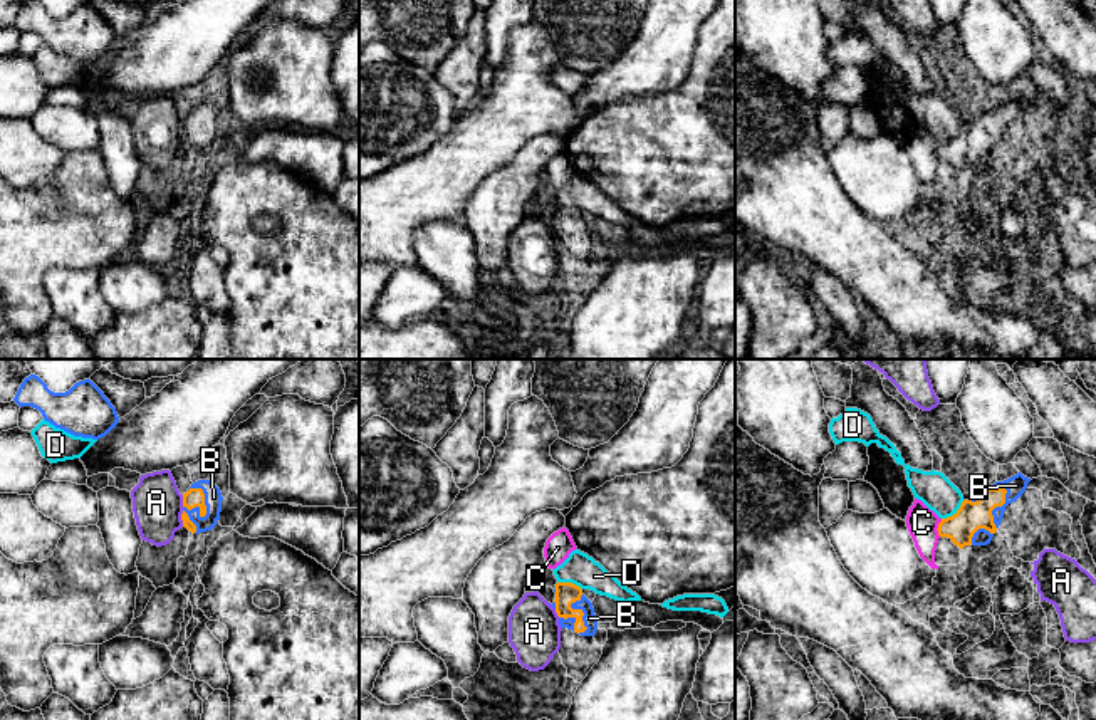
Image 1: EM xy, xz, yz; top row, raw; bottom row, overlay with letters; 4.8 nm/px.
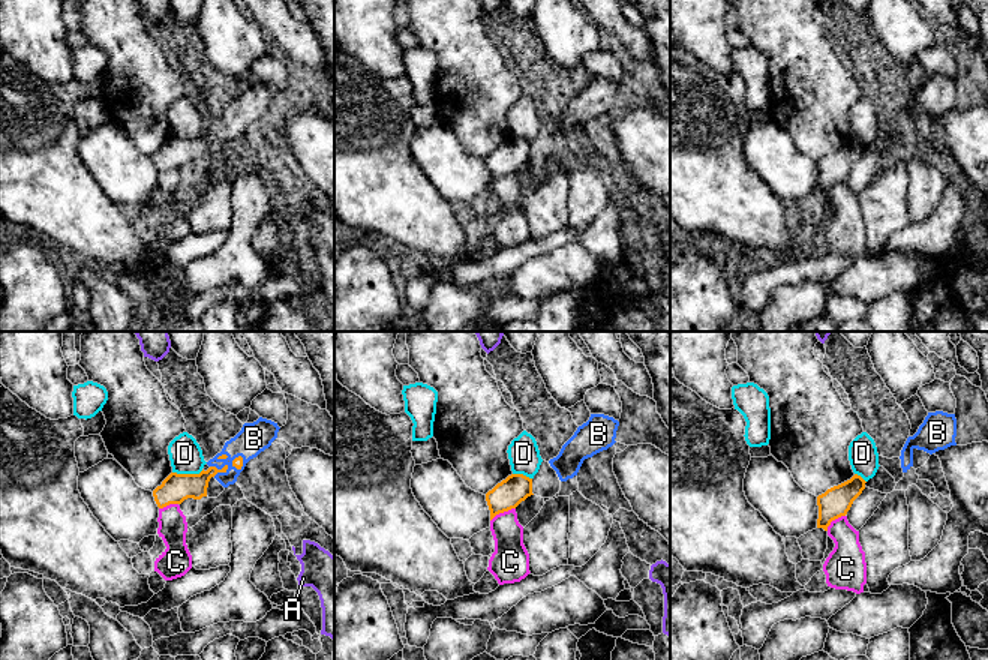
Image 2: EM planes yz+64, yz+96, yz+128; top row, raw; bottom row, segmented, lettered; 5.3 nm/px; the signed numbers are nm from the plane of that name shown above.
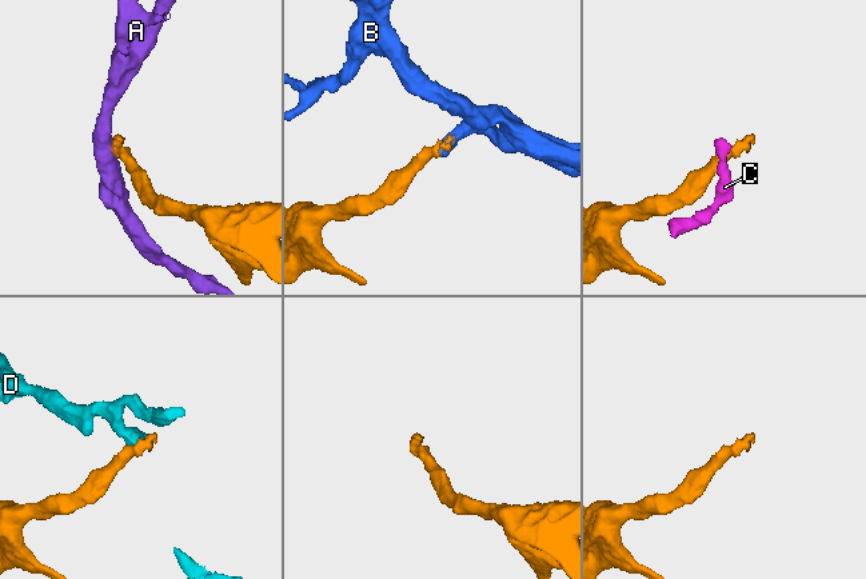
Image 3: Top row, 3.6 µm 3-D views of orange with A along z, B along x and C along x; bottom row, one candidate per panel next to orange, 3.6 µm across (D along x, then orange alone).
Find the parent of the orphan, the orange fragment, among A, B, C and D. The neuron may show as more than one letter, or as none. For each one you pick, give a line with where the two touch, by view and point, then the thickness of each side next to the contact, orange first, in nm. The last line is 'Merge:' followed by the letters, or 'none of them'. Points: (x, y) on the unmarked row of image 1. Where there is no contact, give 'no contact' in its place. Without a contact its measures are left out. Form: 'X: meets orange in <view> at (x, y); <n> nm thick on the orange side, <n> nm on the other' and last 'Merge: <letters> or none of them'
B: meets orange in xy at (200, 133); 90 nm thick on the orange side, 80 nm on the other
Merge: B

